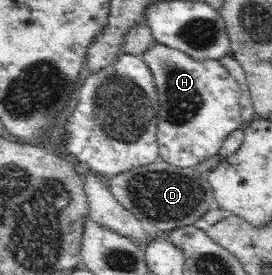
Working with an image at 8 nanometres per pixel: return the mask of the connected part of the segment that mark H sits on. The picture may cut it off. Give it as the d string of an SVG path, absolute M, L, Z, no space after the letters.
M156 42L142 53L143 61L152 71L158 87L160 110L158 111L158 143L159 153L163 161L180 168L198 167L202 161L219 153L221 144L236 129L246 126L241 114L241 92L237 80L225 69L218 60L191 59L185 52L177 48L167 47Z

